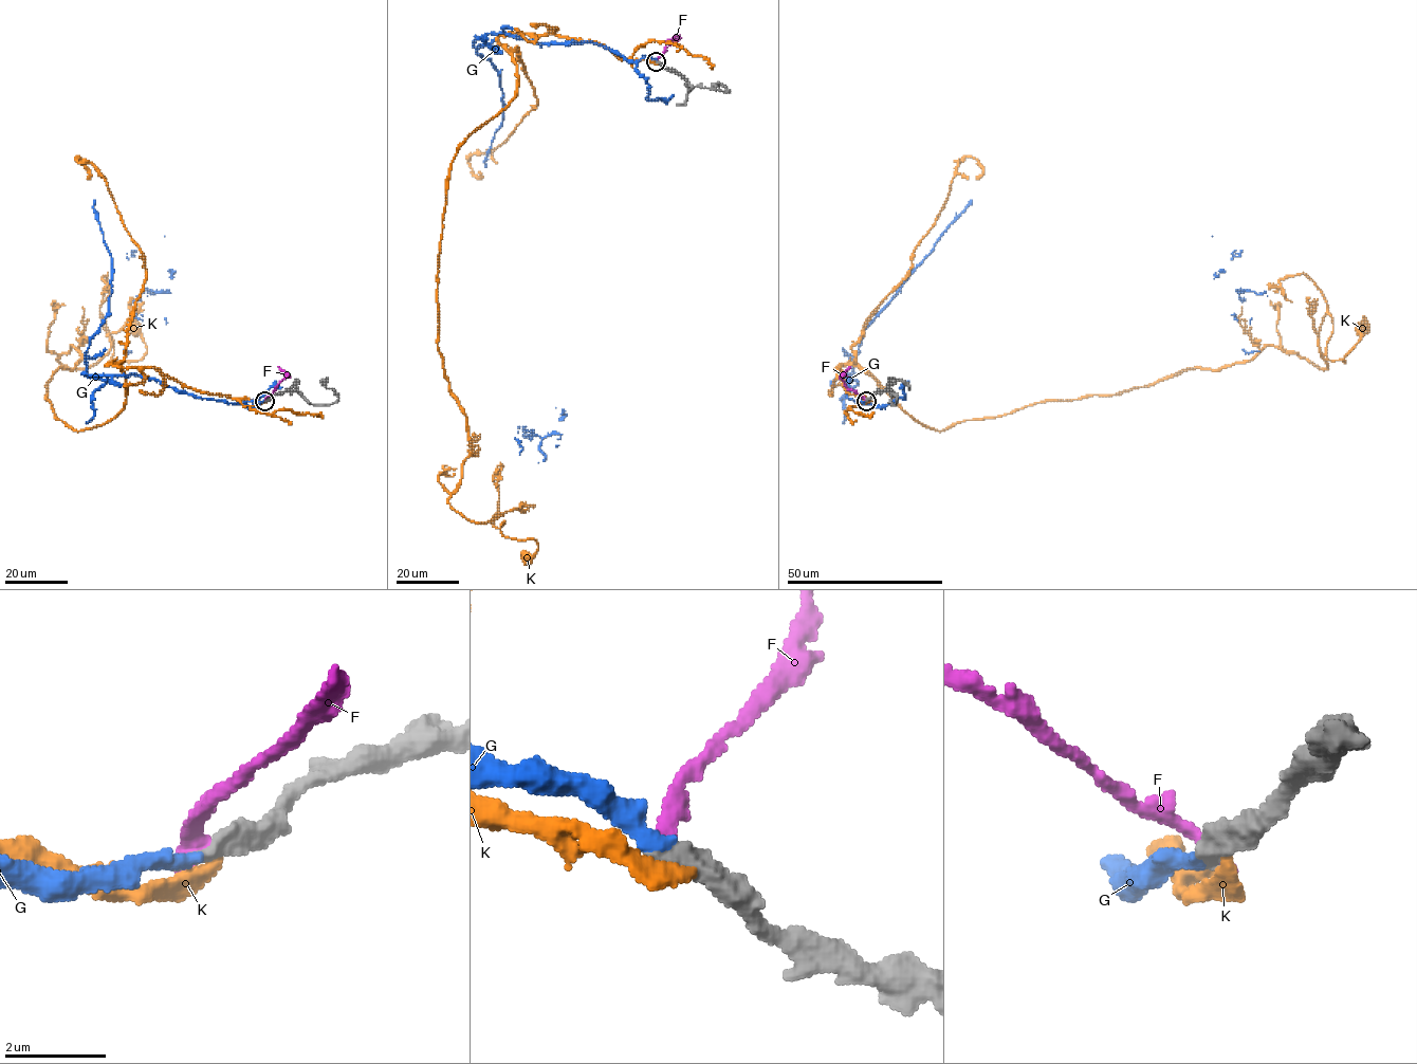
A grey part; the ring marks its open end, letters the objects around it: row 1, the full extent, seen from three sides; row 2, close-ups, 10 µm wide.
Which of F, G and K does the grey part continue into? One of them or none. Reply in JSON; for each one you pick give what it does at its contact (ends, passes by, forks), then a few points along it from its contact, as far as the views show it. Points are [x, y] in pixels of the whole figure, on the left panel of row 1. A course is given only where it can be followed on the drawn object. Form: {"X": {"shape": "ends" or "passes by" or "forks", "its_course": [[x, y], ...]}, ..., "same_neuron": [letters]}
{"G": {"shape": "ends", "its_course": [[265, 401], [228, 403], [153, 379], [81, 373], [111, 289], [111, 256], [94, 203], [136, 295], [165, 291]]}, "same_neuron": ["G"]}

